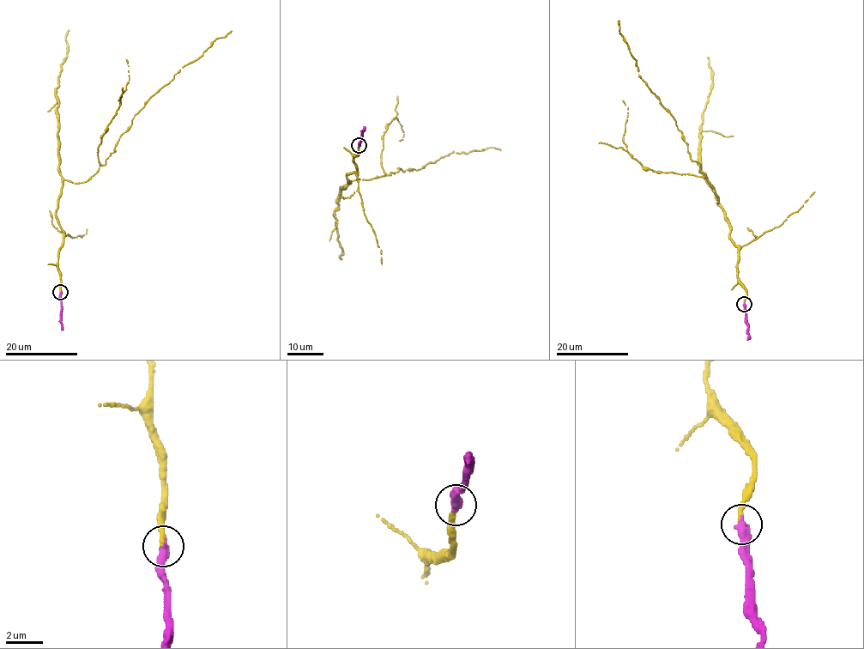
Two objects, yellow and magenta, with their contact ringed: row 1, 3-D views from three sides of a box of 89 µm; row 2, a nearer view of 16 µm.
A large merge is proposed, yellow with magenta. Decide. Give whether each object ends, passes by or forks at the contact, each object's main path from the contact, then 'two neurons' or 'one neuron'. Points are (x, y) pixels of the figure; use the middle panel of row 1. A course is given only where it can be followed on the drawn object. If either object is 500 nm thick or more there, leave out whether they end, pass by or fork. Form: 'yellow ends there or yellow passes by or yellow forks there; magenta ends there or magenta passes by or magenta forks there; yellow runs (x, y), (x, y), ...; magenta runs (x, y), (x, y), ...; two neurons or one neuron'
yellow runs (359, 144), (353, 162), (356, 172), (347, 174), (348, 183), (399, 169), (417, 170), (454, 151), (501, 149); magenta runs (359, 145), (364, 126); one neuron

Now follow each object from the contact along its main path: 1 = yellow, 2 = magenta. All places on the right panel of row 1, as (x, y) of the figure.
1: (743, 304), (746, 289), (737, 276), (738, 248), (729, 237), (730, 225), (675, 121), (638, 75), (618, 21)
2: (745, 304), (747, 339)

